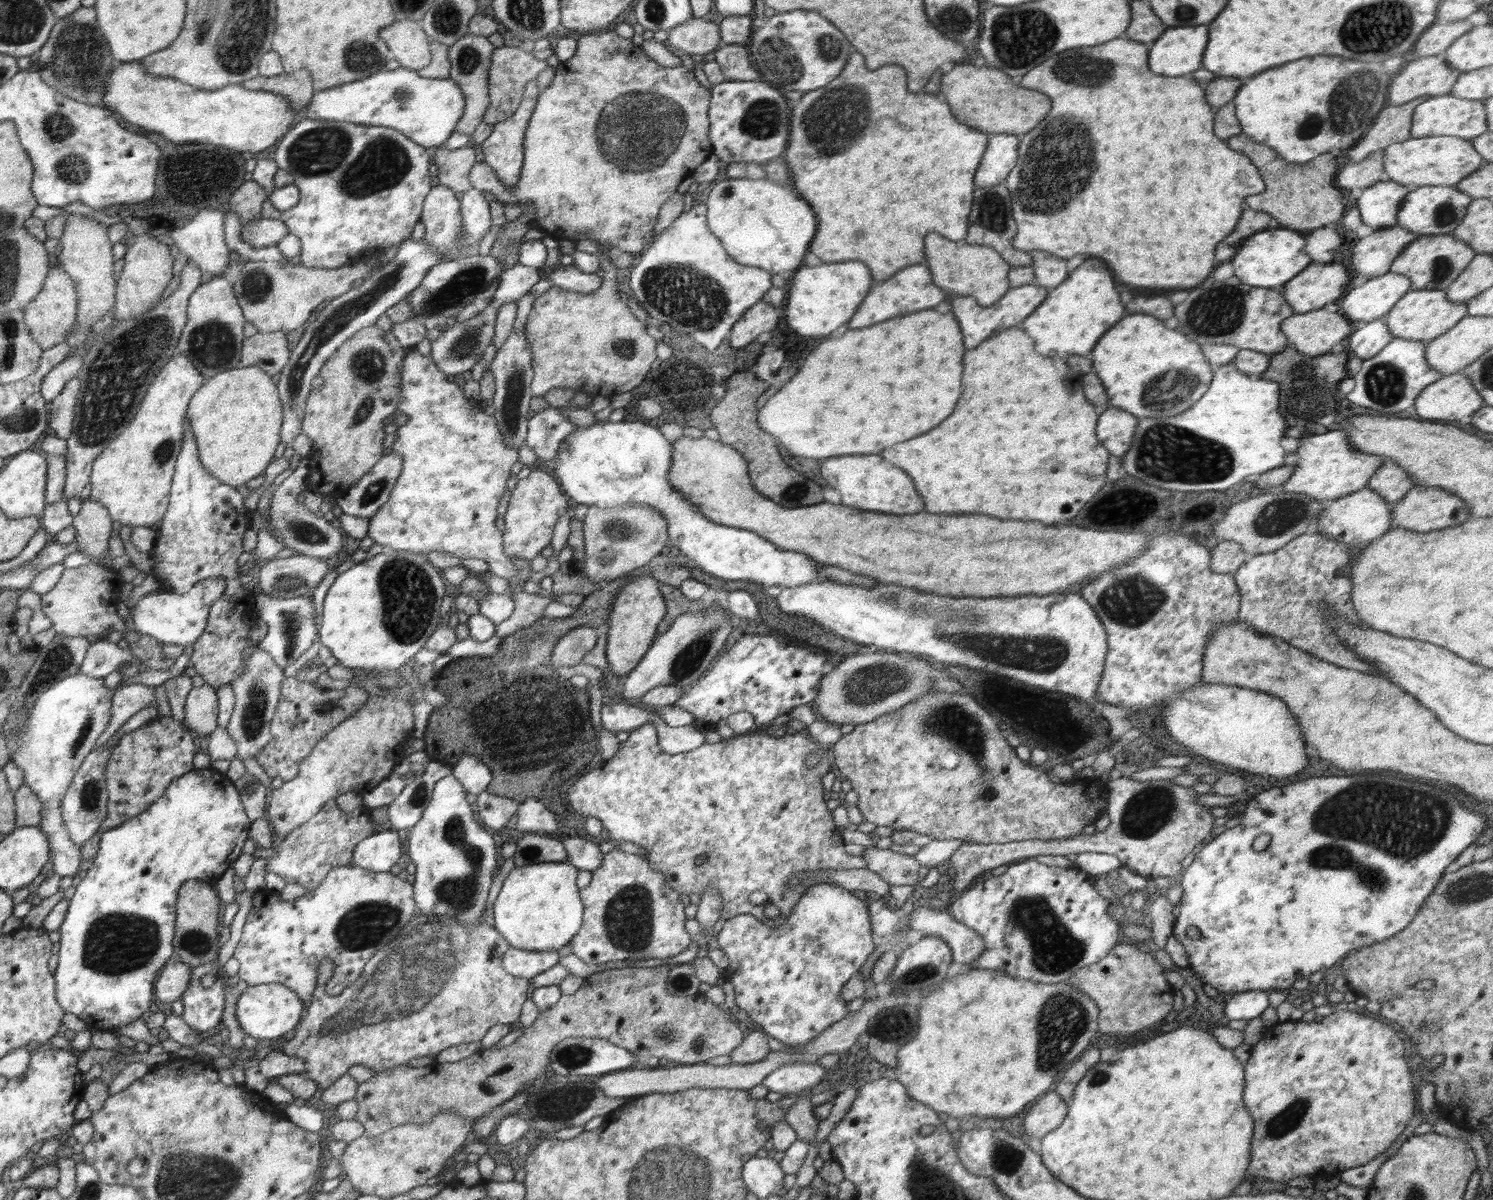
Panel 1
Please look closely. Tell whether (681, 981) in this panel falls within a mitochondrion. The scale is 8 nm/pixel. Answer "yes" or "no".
yes

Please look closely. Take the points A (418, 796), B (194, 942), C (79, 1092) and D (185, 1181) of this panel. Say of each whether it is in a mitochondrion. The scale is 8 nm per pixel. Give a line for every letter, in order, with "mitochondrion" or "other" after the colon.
A: mitochondrion
B: mitochondrion
C: other
D: mitochondrion

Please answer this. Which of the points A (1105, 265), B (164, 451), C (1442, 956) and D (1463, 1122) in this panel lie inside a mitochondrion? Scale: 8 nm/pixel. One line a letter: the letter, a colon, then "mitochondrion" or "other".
A: other
B: mitochondrion
C: other
D: other

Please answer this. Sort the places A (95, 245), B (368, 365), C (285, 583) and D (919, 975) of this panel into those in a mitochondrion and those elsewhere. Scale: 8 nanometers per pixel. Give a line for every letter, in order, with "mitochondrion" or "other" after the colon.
A: other
B: mitochondrion
C: mitochondrion
D: mitochondrion

